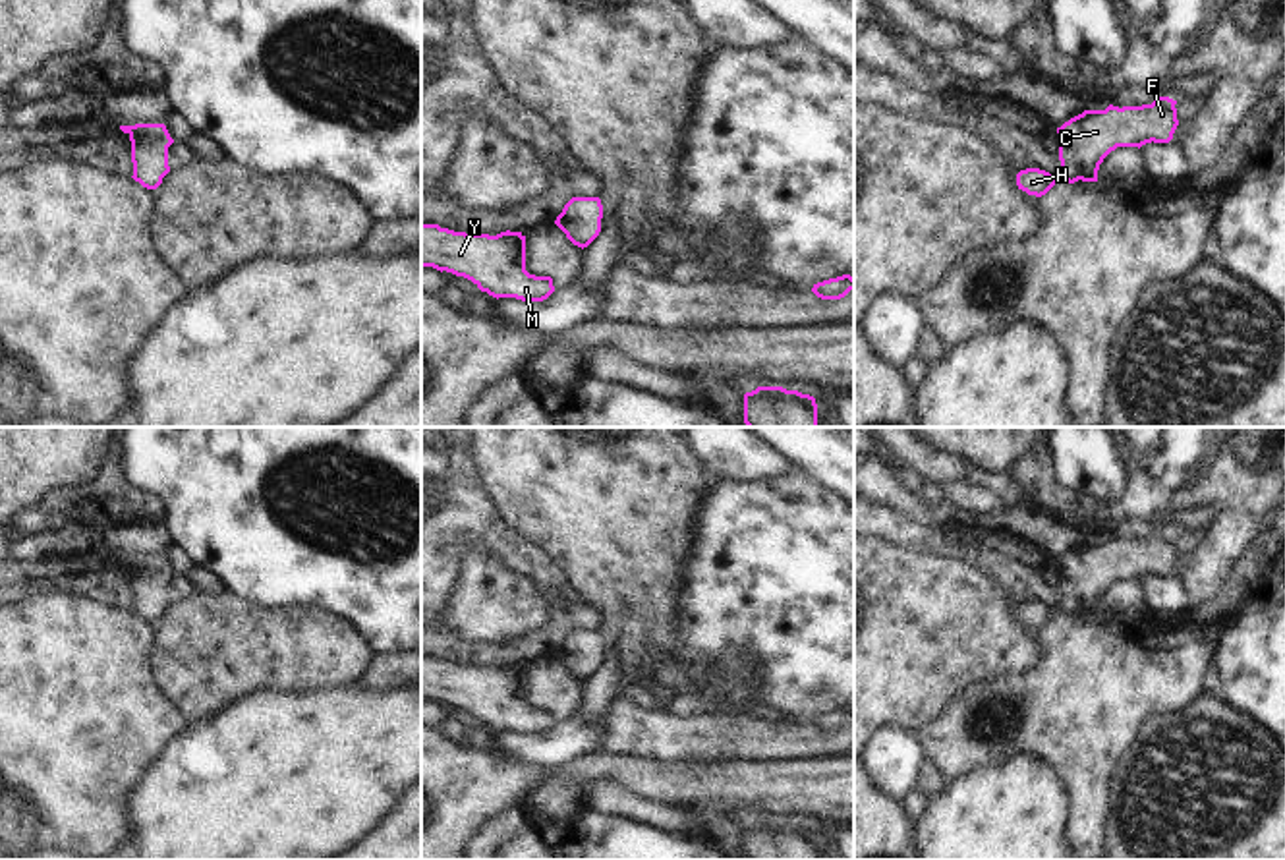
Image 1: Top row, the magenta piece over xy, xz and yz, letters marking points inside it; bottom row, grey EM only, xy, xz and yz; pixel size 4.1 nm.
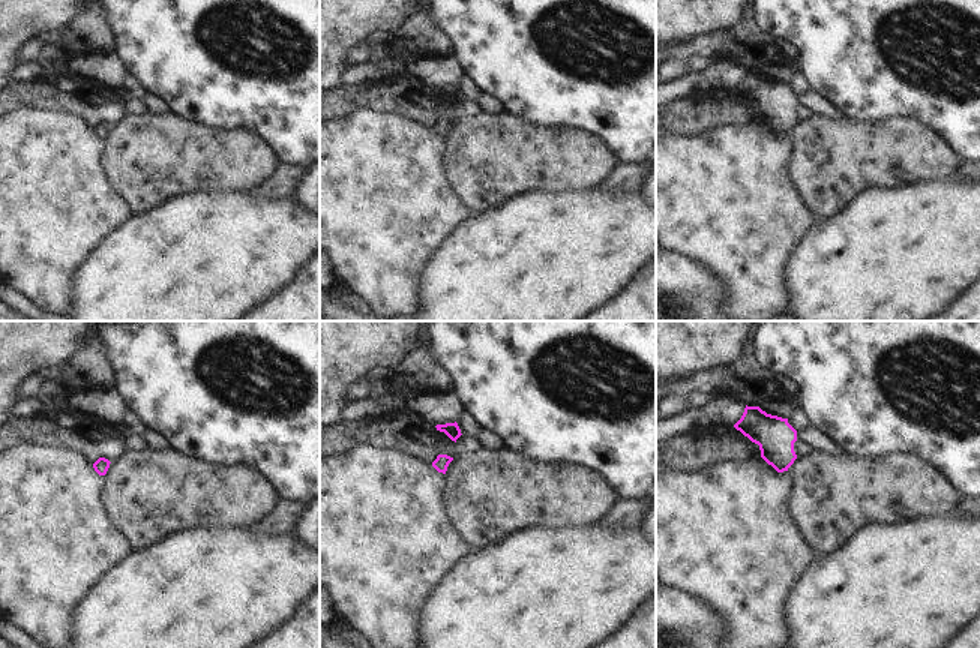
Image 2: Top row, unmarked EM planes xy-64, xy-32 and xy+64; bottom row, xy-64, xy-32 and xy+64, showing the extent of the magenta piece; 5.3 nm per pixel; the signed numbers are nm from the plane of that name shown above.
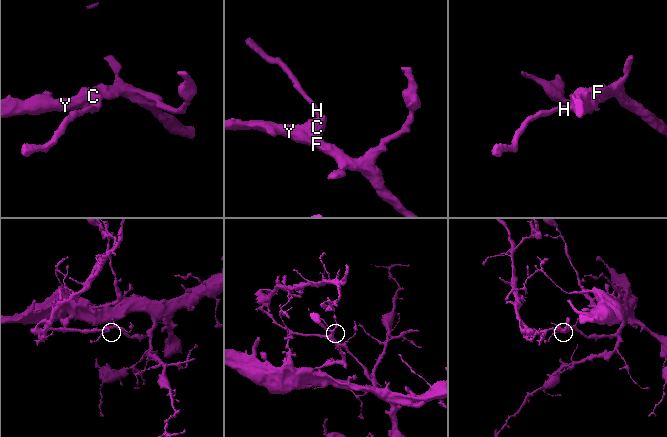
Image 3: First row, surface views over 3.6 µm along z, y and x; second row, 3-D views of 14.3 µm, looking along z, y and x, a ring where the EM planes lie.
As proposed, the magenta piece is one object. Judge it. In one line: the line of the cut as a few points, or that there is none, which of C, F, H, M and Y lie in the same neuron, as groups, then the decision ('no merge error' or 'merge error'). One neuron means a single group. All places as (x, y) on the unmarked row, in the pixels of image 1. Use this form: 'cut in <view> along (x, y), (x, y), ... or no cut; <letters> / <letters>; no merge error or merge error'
no cut; C F H M Y; no merge error

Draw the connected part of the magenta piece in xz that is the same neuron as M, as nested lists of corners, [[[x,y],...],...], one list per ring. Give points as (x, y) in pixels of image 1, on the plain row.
[[[421,657],[421,700],[464,709],[497,732],[543,734],[555,725],[551,709],[526,703],[522,665],[489,669]]]

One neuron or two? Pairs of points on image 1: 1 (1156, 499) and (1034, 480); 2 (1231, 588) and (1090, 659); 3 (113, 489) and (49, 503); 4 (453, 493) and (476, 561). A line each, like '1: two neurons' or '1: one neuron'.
1: one neuron
2: two neurons
3: one neuron
4: two neurons

